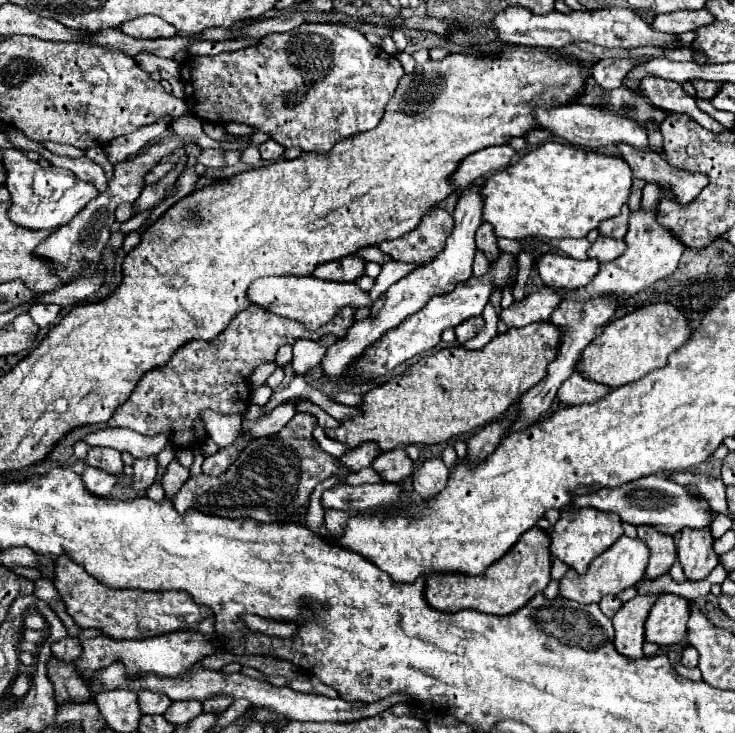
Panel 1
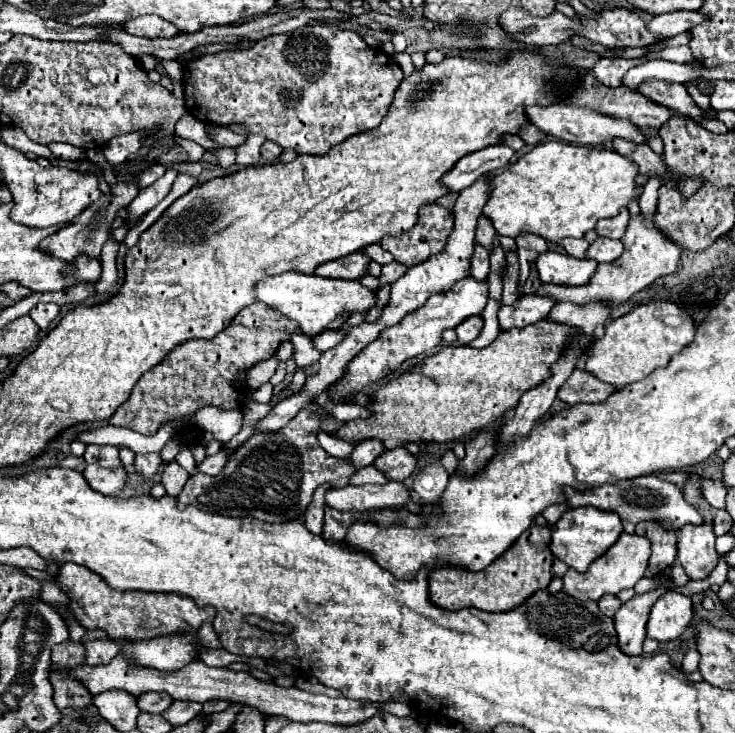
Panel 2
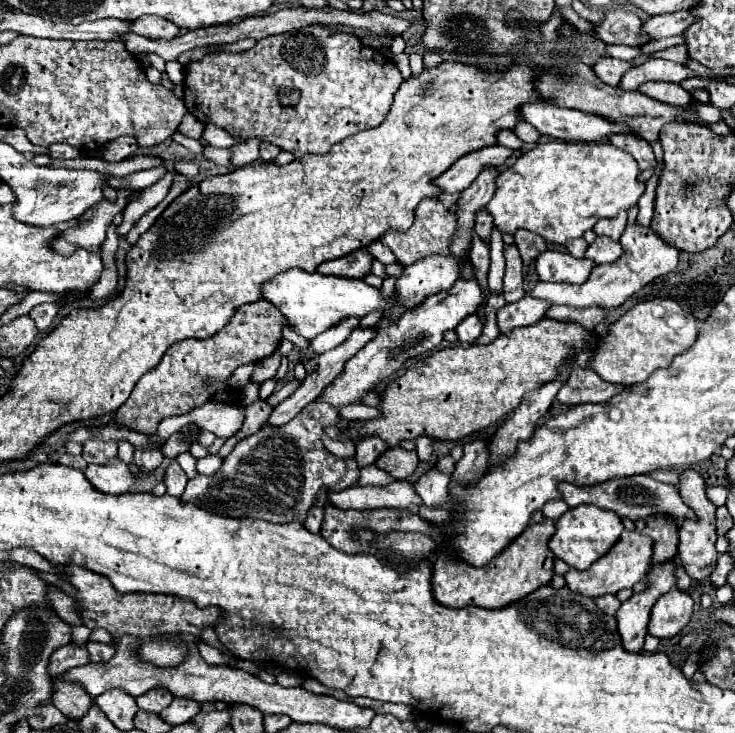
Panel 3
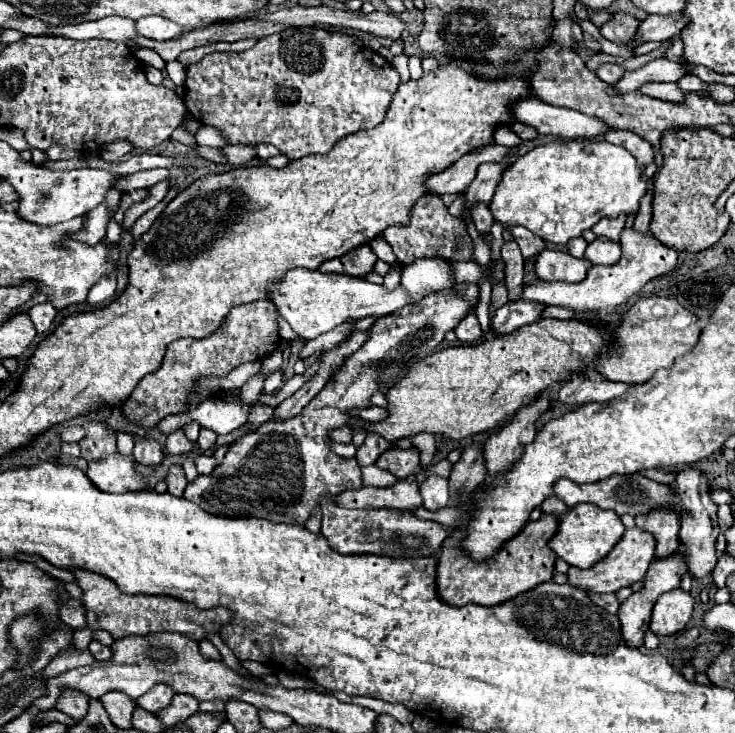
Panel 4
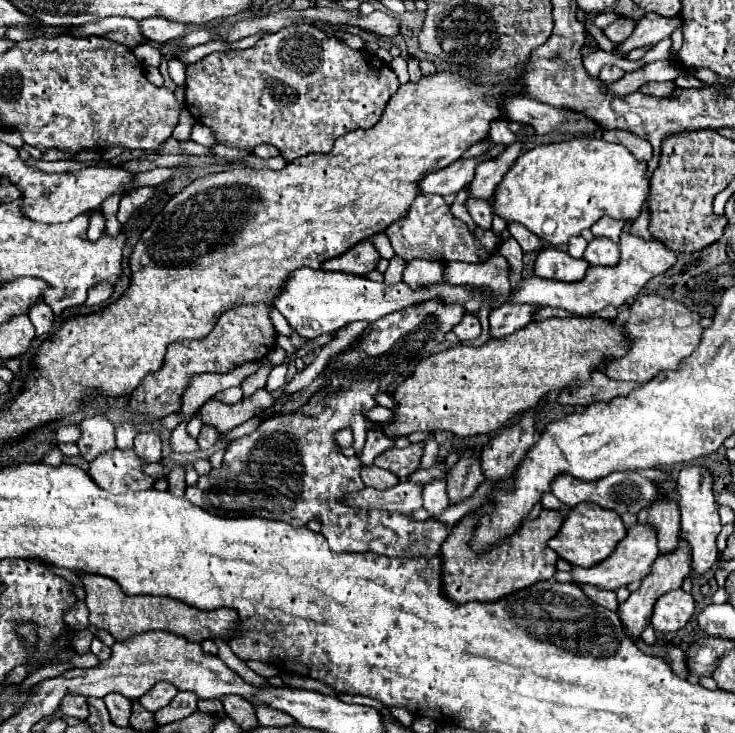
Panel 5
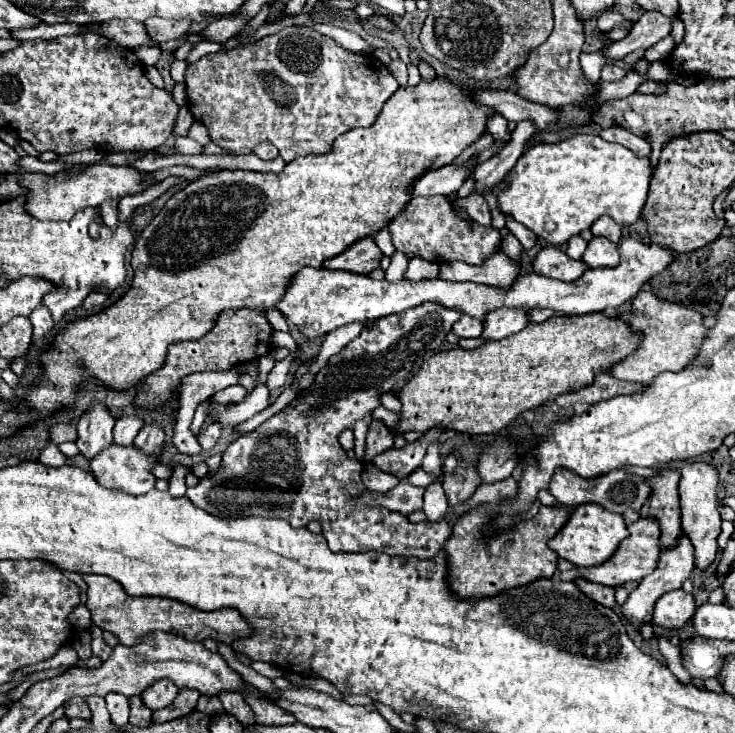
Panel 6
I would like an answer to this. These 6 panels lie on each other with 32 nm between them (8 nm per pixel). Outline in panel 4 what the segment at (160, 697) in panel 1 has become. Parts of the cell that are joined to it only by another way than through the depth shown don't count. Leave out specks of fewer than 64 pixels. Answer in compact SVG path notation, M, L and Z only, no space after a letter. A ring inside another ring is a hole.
M158 684L158 686L154 686L150 692L142 694L142 696L136 700L136 704L138 704L140 708L144 708L144 710L156 714L156 712L160 712L162 708L166 708L166 706L172 702L172 698L174 698L174 690L172 690L170 686L166 686L166 684Z

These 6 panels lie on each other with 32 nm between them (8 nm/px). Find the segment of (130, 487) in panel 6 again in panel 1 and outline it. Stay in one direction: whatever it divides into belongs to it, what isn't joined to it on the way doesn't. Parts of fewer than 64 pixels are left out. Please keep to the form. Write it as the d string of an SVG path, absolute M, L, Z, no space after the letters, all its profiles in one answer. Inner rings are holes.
M88 466L82 474L82 482L86 484L88 492L94 492L94 496L106 496L106 494L110 494L112 486L118 482L118 476L112 476L104 470Z

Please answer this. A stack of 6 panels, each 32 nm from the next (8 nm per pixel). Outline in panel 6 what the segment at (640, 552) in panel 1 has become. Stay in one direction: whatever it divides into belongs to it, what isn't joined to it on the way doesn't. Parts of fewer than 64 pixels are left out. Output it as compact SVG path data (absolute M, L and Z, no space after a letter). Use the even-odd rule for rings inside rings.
M638 520L634 524L628 526L630 536L624 538L618 546L618 550L612 554L612 558L608 558L604 564L600 566L592 566L592 568L580 568L578 570L578 578L582 580L590 580L594 584L602 584L602 586L612 586L618 588L626 582L640 582L644 576L648 576L650 572L654 572L656 562L658 562L658 554L660 554L660 532L658 532L658 522L656 520Z

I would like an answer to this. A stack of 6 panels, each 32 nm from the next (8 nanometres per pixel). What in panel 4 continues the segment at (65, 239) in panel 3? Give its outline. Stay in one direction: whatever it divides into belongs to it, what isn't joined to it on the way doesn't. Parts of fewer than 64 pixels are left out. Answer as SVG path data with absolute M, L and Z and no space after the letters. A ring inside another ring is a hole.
M102 202L98 204L98 208L86 212L86 228L78 232L78 240L82 240L84 244L98 244L98 240L104 240L108 220L116 214L116 210L118 208L108 208L106 202Z

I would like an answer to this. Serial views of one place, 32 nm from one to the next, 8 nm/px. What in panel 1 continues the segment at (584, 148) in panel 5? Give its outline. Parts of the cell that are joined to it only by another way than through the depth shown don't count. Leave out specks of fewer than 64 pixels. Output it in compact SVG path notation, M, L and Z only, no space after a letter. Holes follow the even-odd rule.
M550 140L484 180L482 222L492 224L498 238L584 238L602 220L618 216L630 188L632 170L626 160Z

